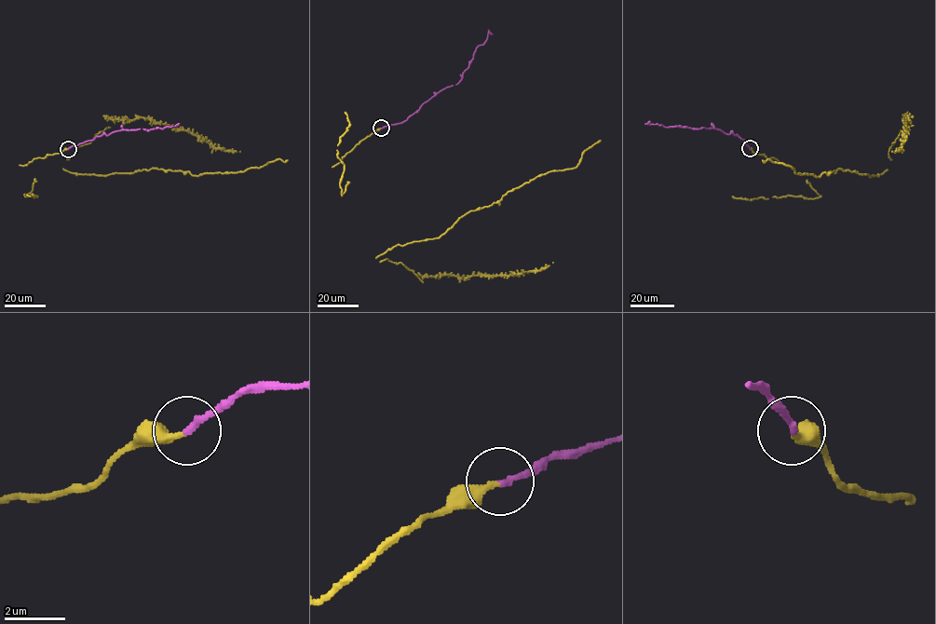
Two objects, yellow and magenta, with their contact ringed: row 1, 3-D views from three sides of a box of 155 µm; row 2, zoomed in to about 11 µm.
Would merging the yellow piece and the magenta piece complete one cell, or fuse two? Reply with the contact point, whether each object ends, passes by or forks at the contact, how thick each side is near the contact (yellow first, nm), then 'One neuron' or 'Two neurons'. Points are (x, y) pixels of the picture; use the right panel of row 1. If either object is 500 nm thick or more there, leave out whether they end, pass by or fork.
Place: (750, 148). At the ring yellow ends. At the ring magenta ends. Thickness 320 nm (yellow) against 220 nm. One neuron

